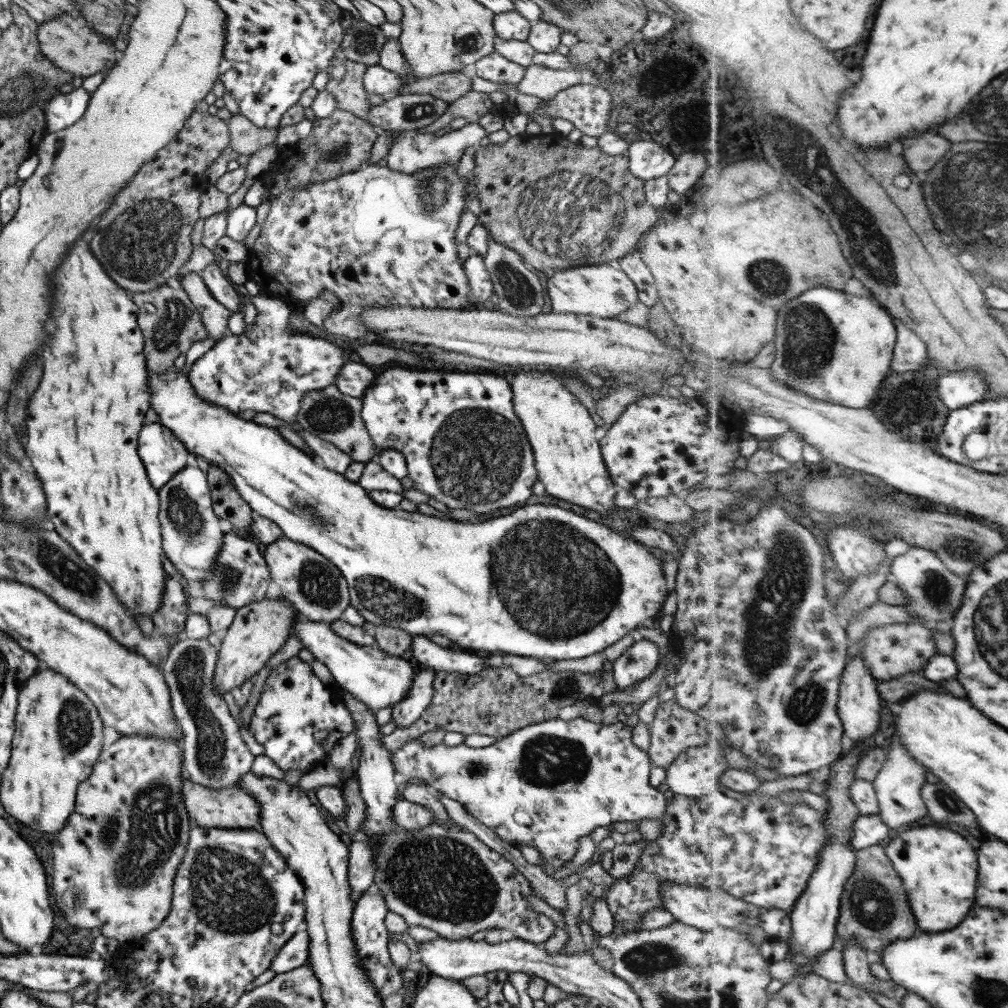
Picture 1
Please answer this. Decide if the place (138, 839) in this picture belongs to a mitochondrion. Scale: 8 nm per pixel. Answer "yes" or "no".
yes

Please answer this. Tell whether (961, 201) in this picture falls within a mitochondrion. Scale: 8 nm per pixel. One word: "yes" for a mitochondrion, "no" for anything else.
yes

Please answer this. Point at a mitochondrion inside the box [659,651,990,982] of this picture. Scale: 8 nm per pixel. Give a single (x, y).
(871, 906)

